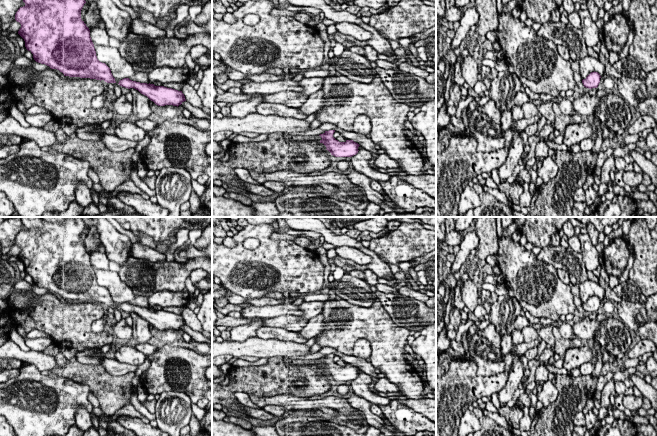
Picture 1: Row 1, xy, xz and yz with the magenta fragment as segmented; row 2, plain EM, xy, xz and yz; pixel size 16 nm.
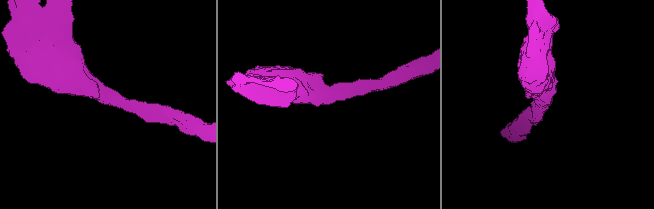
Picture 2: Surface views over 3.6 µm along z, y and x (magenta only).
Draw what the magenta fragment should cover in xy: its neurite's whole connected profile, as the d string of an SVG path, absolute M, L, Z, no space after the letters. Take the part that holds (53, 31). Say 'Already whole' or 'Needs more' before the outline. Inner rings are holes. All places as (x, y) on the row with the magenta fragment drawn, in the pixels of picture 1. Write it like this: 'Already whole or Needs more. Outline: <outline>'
Already whole. Outline: M23 0L25 5L15 14L21 24L18 34L36 62L57 69L69 77L90 78L116 83L110 68L97 59L90 30L81 19L85 0Z

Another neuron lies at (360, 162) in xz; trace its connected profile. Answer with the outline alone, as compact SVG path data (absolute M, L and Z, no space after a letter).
M361 146L358 147L358 150L358 153L351 157L350 164L354 170L364 174L371 180L385 182L390 179L390 175L381 173L370 166L369 161L372 158L370 151L365 150Z

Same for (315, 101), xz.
M322 90L313 93L312 95L308 96L306 102L299 107L299 109L306 115L311 115L321 109L324 106L325 99L324 99L324 92Z

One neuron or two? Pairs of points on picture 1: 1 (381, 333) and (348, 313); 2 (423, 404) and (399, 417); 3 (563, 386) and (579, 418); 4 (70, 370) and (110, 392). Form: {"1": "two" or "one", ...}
{"1": "one", "2": "two", "3": "two", "4": "one"}

